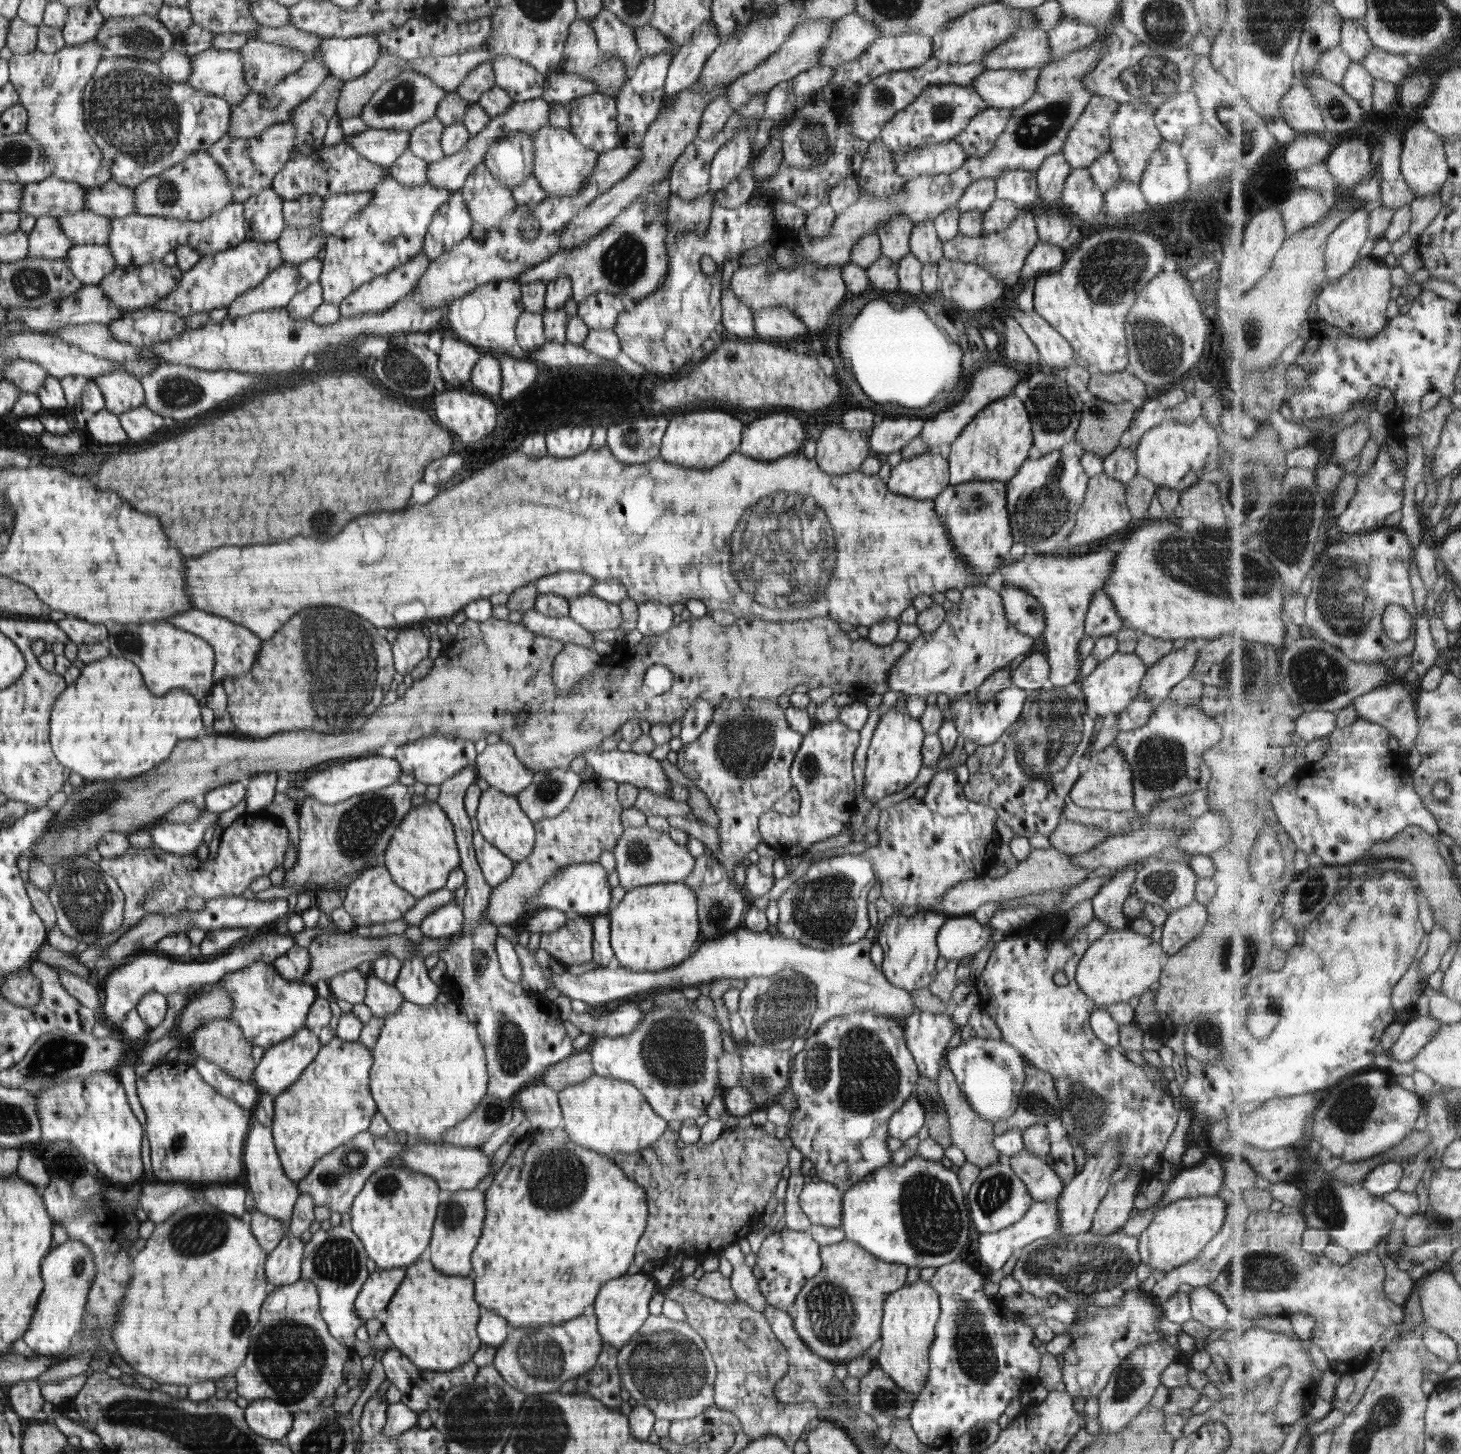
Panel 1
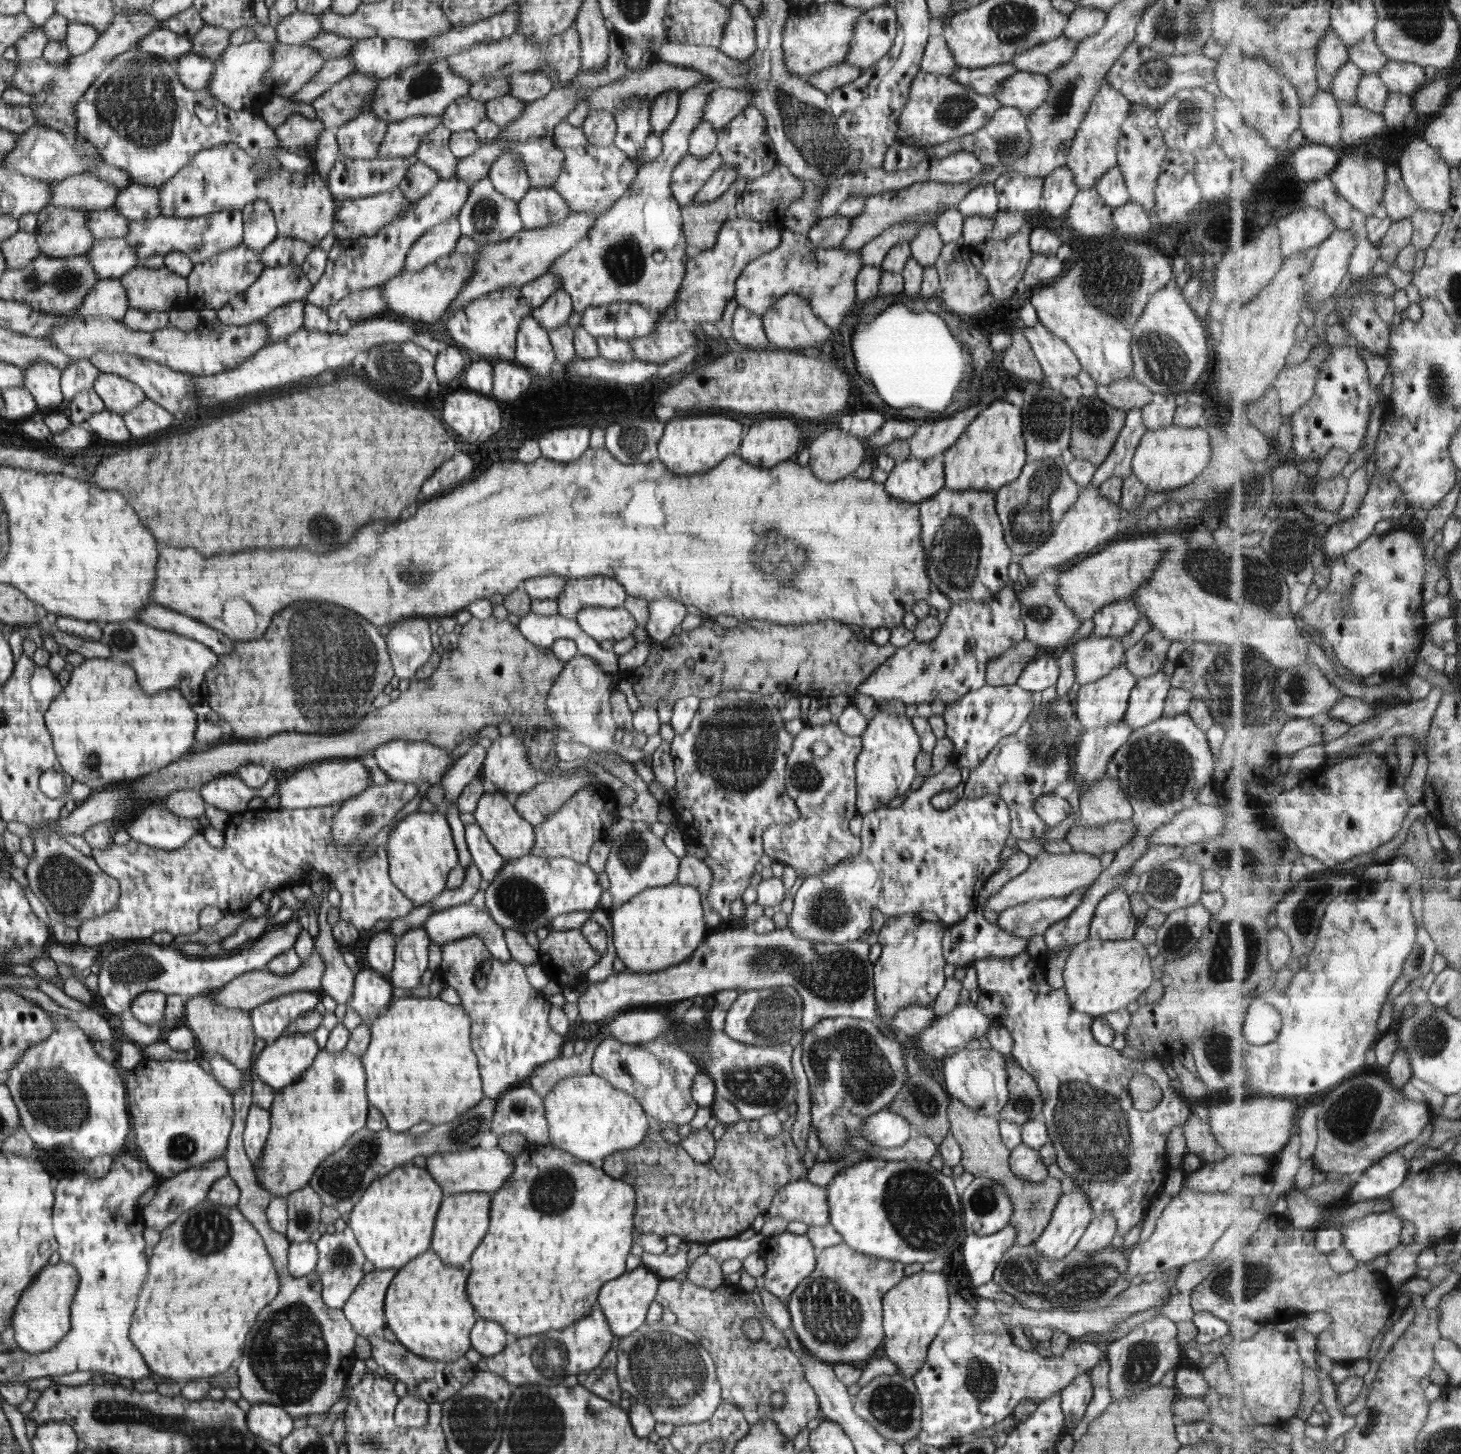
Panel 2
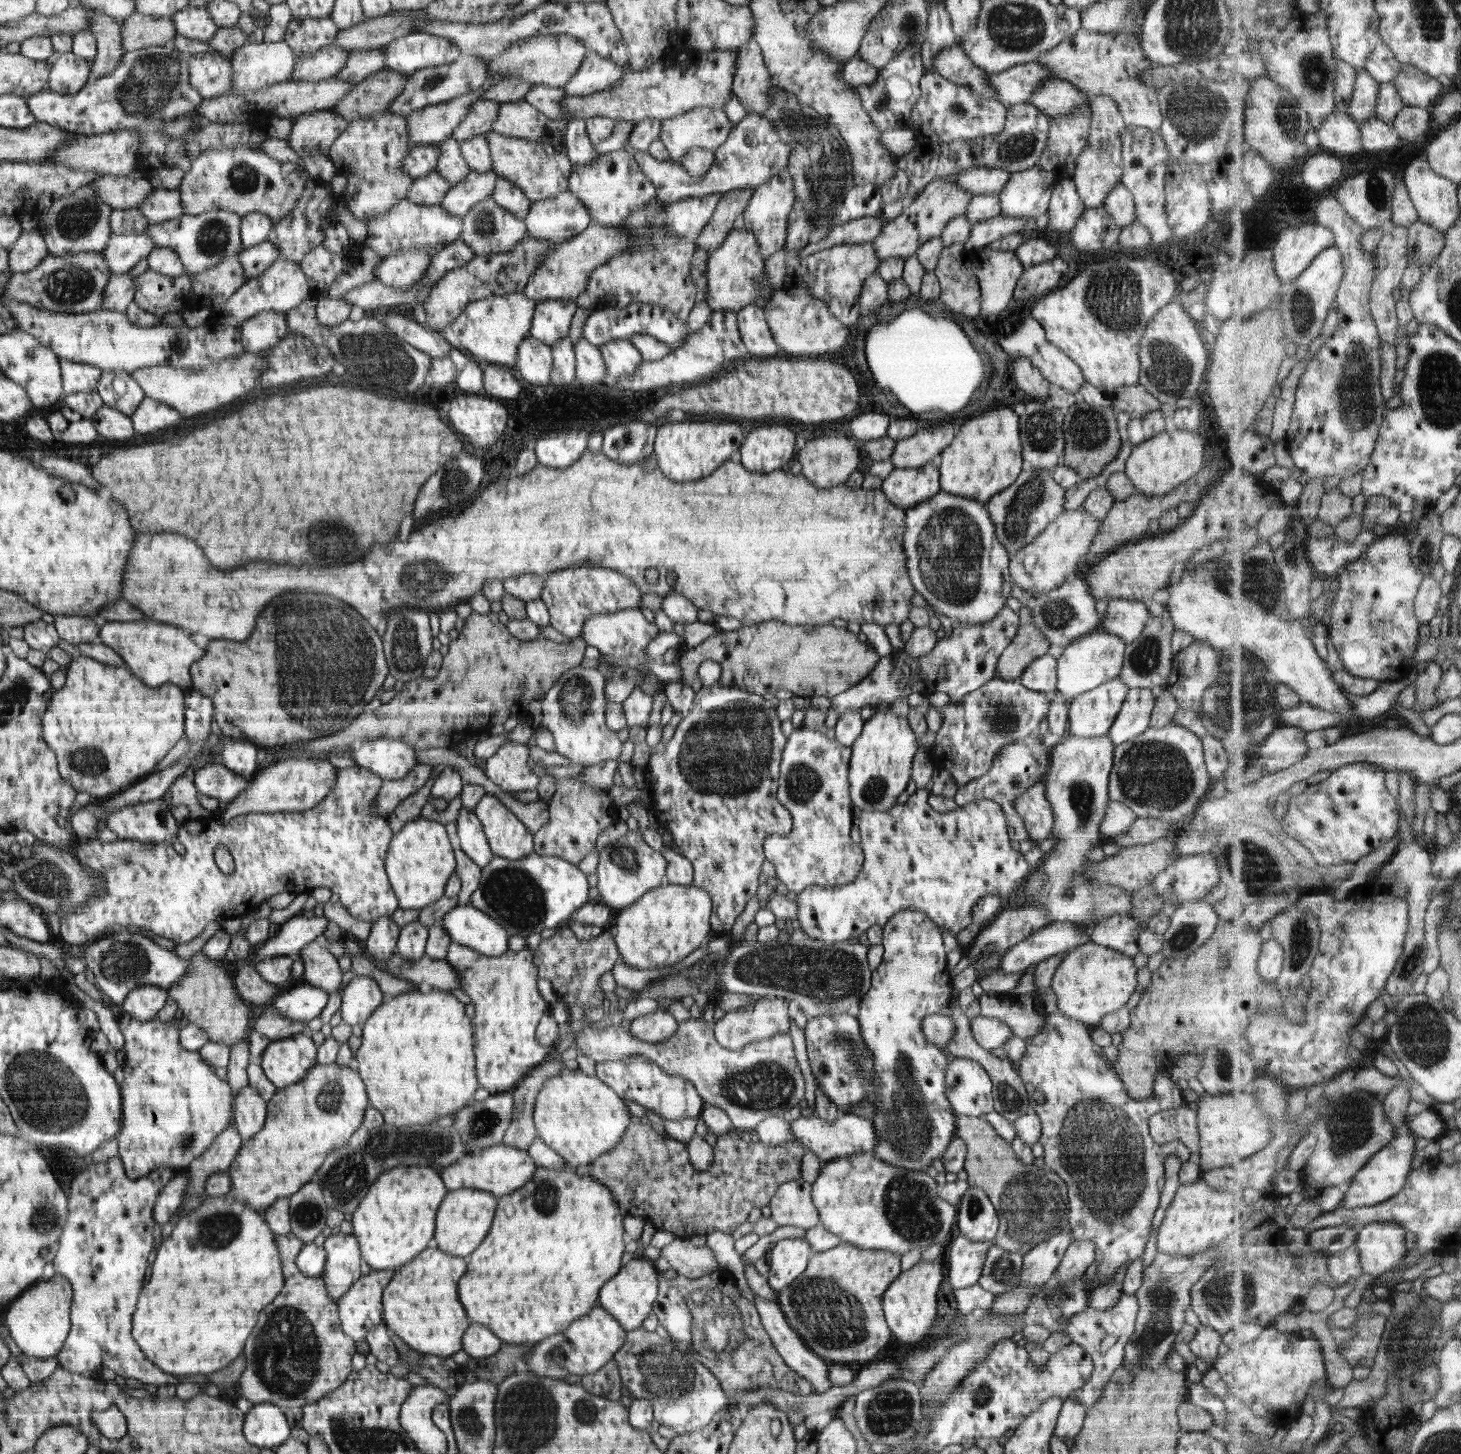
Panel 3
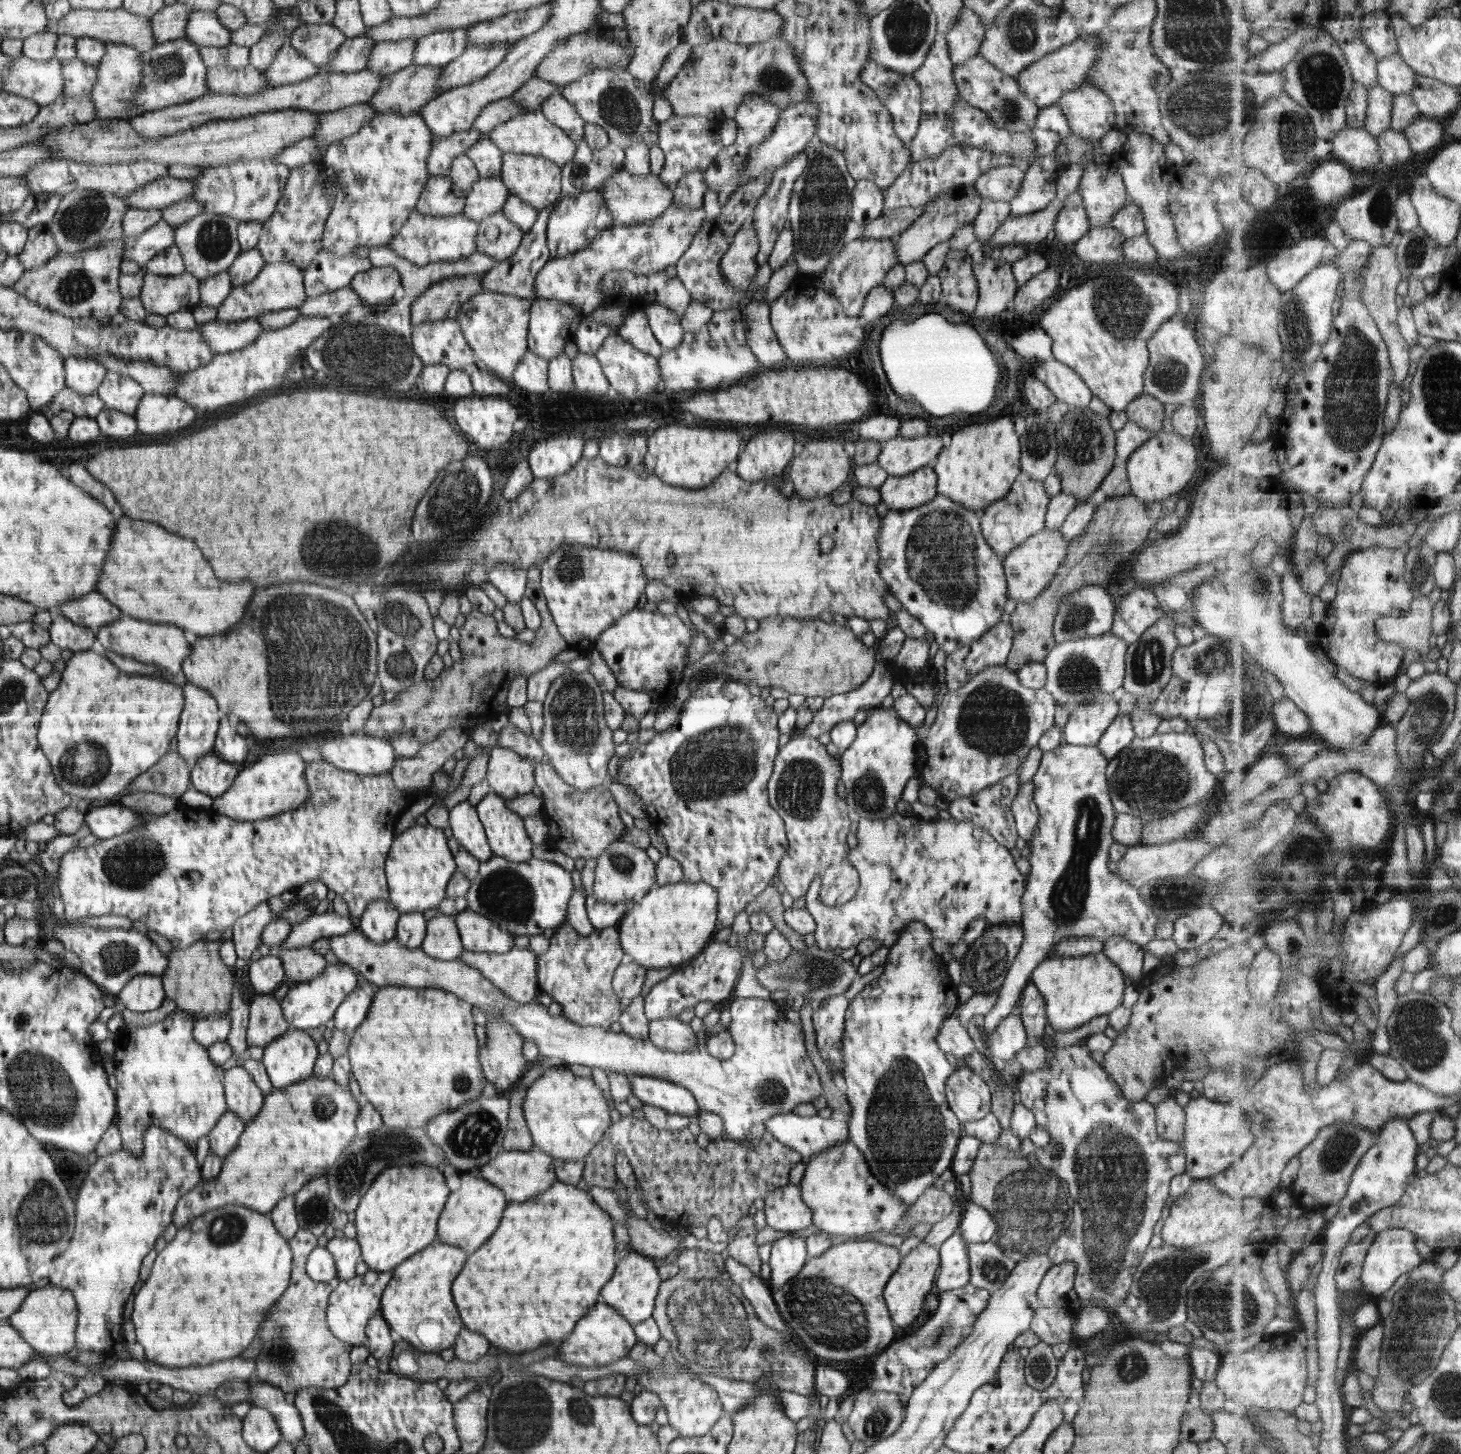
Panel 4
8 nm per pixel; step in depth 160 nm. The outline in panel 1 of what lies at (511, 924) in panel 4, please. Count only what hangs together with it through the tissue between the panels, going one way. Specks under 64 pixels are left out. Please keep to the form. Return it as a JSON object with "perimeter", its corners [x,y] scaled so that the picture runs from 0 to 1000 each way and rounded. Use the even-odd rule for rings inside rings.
{"perimeter":[[[399,594],[386,596],[378,604],[375,604],[371,612],[366,619],[363,619],[358,624],[358,630],[364,630],[368,626],[379,624],[385,627],[394,627],[397,630],[415,629],[421,622],[419,621],[419,611],[416,607],[416,601],[410,594]]]}

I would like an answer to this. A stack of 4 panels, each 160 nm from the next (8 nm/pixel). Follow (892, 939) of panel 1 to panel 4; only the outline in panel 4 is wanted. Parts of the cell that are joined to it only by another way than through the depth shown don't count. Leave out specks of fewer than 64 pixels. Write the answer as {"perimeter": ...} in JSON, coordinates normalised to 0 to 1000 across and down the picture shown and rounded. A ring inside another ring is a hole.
{"perimeter":[[[628,633],[619,638],[619,640],[616,642],[615,647],[608,652],[607,661],[606,662],[606,666],[601,673],[595,675],[590,682],[587,684],[583,689],[581,690],[578,704],[577,706],[577,712],[576,714],[576,724],[577,729],[577,740],[578,741],[580,750],[578,750],[580,758],[582,761],[582,770],[580,771],[580,779],[582,785],[586,787],[587,791],[590,792],[591,796],[593,797],[595,806],[598,808],[601,814],[603,813],[607,816],[608,818],[612,818],[611,821],[615,823],[615,825],[624,828],[633,818],[638,816],[639,812],[643,808],[650,803],[652,795],[654,792],[654,790],[659,779],[659,774],[656,770],[656,768],[652,765],[648,757],[648,752],[647,752],[647,747],[649,741],[654,737],[655,733],[652,733],[648,728],[648,724],[644,721],[641,717],[641,713],[643,710],[645,702],[652,697],[657,692],[655,685],[655,677],[650,673],[648,668],[648,662],[638,653],[638,642],[637,639]]]}

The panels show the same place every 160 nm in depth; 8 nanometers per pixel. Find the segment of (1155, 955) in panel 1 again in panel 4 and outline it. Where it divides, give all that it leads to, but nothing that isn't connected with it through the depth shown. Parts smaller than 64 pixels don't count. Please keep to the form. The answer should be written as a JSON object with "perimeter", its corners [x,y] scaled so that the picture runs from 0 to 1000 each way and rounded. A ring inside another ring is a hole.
{"perimeter":[[[754,654],[739,658],[717,657],[706,669],[705,675],[716,688],[717,702],[721,710],[739,707],[769,691],[769,671]]]}

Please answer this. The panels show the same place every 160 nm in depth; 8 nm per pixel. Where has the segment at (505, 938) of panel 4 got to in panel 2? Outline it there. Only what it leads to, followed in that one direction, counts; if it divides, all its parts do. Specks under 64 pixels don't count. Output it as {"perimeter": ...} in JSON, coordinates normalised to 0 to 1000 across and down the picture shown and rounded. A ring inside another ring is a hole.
{"perimeter":[[[324,621],[316,622],[312,624],[308,624],[305,626],[297,627],[294,631],[293,633],[290,635],[290,639],[293,642],[296,649],[305,650],[307,648],[313,647],[322,643],[329,644],[334,655],[344,662],[348,662],[350,659],[350,655],[348,653],[347,648],[345,645],[345,639],[344,639],[334,627],[327,624]]]}

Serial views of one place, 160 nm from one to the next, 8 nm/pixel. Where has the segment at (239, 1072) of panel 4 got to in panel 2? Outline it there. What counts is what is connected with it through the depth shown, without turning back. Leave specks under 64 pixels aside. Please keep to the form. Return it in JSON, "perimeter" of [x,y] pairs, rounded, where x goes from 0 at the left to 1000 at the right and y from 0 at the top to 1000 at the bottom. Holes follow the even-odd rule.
{"perimeter":[[[174,759],[170,762],[169,766],[166,779],[166,787],[175,805],[179,798],[179,792],[183,783],[185,775],[185,768],[184,763],[179,763]]]}

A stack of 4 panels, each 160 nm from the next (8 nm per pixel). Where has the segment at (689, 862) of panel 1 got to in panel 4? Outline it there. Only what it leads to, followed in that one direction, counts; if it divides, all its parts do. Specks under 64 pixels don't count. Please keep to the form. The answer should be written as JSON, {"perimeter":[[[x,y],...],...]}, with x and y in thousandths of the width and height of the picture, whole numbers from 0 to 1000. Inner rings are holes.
{"perimeter":[[[430,576],[420,579],[408,590],[408,602],[407,602],[407,615],[409,620],[424,622],[434,621],[442,616],[449,607],[449,594],[444,590],[442,585],[435,583]]]}

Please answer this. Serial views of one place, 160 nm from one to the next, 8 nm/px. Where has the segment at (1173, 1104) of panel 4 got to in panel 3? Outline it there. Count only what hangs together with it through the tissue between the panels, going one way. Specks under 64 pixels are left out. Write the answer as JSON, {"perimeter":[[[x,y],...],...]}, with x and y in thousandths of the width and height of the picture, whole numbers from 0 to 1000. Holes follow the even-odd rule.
{"perimeter":[[[806,761],[797,763],[796,764],[789,766],[786,769],[786,779],[793,787],[798,787],[807,784],[814,790],[815,794],[817,798],[821,796],[821,780],[819,772],[819,765],[813,761]]]}

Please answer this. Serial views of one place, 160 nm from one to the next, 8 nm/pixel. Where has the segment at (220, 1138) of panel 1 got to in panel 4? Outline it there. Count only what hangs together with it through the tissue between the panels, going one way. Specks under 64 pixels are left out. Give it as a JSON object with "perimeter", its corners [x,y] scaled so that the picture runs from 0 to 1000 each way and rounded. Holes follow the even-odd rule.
{"perimeter":[[[120,694],[115,699],[105,704],[92,706],[86,704],[79,712],[80,721],[77,726],[80,754],[80,769],[78,772],[82,776],[85,790],[88,790],[92,796],[97,794],[99,779],[101,775],[107,774],[126,784],[129,788],[134,790],[138,781],[143,781],[146,774],[156,763],[154,757],[154,748],[152,744],[151,734],[143,727],[143,722],[133,716],[134,700],[128,695]]]}

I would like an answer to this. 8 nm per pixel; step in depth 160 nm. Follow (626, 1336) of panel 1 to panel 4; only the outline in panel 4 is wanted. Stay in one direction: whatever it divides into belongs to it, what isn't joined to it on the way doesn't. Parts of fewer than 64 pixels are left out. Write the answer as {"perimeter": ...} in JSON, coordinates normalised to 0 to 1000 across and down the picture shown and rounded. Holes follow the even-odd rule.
{"perimeter":[[[435,860],[423,867],[419,879],[412,885],[411,895],[421,900],[433,912],[447,904],[452,879],[448,867]]]}

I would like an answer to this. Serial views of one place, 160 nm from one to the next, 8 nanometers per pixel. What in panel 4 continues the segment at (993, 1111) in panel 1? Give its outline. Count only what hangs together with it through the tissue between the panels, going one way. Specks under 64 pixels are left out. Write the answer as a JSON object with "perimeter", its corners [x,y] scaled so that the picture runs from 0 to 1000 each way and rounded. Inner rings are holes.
{"perimeter":[[[659,730],[649,741],[647,752],[650,761],[658,773],[678,765],[678,746]]]}

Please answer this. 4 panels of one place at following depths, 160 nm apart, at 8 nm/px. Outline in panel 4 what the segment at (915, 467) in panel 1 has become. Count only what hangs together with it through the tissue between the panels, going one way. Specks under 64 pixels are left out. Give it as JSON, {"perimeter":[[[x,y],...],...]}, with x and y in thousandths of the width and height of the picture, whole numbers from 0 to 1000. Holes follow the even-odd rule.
{"perimeter":[[[634,320],[617,328],[608,327],[601,336],[604,351],[623,351],[637,345],[641,340],[641,327]]]}

